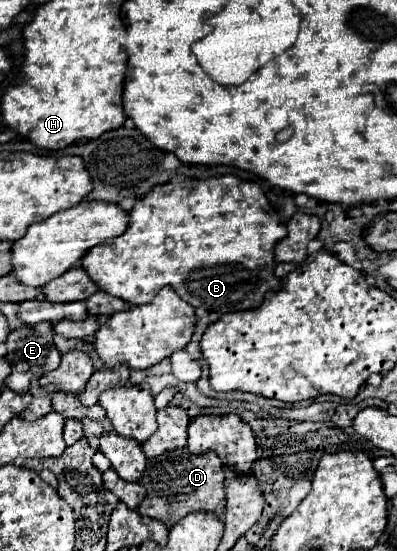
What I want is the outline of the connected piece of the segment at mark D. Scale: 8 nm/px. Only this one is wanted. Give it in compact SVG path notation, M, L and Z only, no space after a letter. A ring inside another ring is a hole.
M188 449L164 453L156 459L148 459L142 483L148 491L146 499L140 503L138 513L164 521L168 527L178 523L190 511L210 511L216 515L224 513L226 491L224 491L224 467L214 451L202 455L192 455Z

